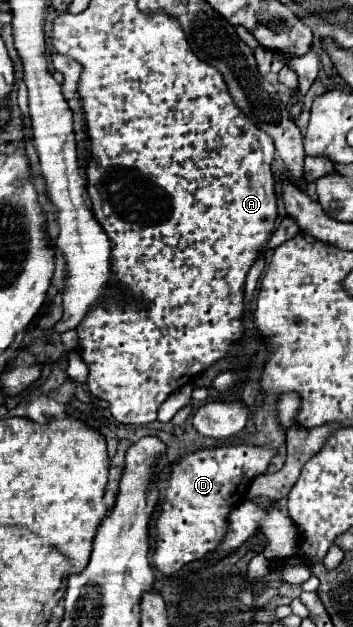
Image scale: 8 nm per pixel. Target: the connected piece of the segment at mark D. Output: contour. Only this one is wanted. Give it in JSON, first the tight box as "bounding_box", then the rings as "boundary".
{"bounding_box":[154,443,279,573],"boundary":[[[249,443],[228,447],[216,447],[202,449],[190,455],[182,455],[176,465],[172,465],[170,481],[166,487],[164,505],[160,511],[160,517],[156,519],[156,549],[154,549],[154,567],[162,573],[176,573],[186,563],[202,559],[206,553],[214,551],[216,545],[222,541],[226,533],[226,517],[232,507],[240,505],[246,499],[248,485],[254,477],[266,473],[273,456],[279,454],[279,450],[270,450],[264,446],[255,446]]]}

